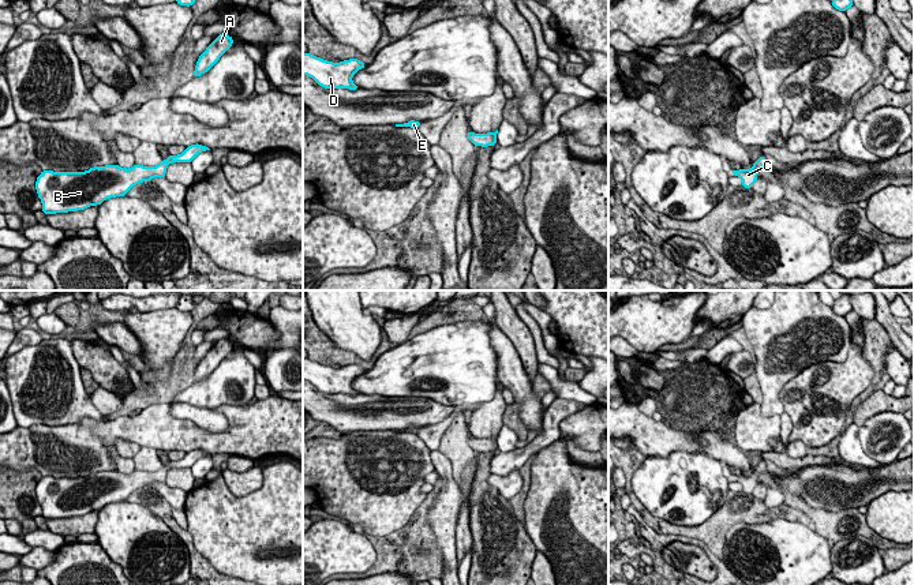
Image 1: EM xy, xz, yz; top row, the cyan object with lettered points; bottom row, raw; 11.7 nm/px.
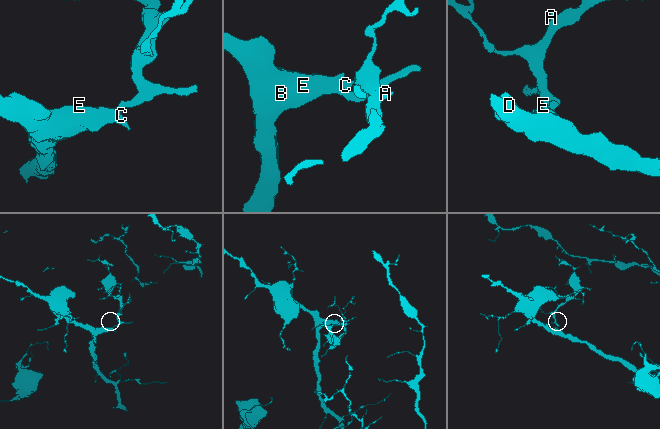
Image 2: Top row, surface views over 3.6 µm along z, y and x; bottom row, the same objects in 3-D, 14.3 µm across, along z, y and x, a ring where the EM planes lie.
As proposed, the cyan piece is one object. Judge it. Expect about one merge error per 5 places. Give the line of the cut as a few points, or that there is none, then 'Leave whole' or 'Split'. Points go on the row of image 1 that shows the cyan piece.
No split. Leave whole

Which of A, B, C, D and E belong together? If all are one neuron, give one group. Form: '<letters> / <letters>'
A B C D E

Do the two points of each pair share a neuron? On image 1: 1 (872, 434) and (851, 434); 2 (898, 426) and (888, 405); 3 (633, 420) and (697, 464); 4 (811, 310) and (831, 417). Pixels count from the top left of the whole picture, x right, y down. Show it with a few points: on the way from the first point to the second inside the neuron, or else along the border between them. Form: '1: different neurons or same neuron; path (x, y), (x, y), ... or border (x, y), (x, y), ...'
1: different neurons; border (858, 427), (861, 449), (876, 461)
2: different neurons; border (899, 412), (877, 412), (862, 426)
3: different neurons; border (647, 456), (704, 452), (710, 457)
4: different neurons; border (849, 347), (843, 362), (816, 362), (793, 378)

